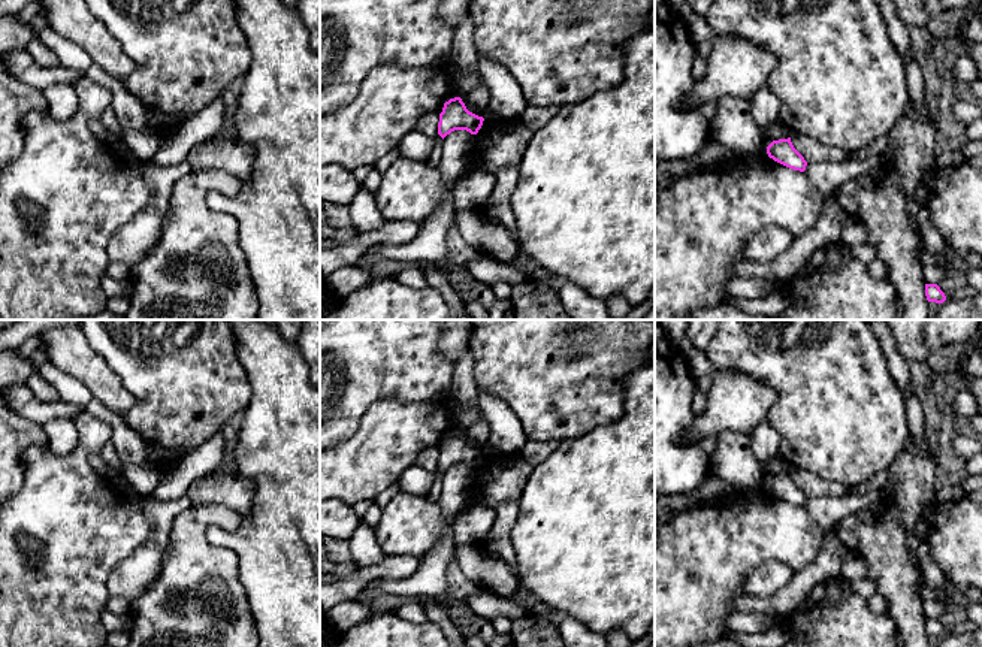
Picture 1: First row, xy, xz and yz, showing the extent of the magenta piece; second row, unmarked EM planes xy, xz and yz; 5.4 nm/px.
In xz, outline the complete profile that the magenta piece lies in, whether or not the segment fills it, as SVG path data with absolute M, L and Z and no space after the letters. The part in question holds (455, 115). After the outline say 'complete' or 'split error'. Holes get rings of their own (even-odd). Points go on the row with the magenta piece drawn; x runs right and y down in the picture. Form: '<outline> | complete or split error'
M460 97L450 99L444 103L439 114L438 134L444 139L454 130L466 130L477 134L484 118L469 112Z | complete

